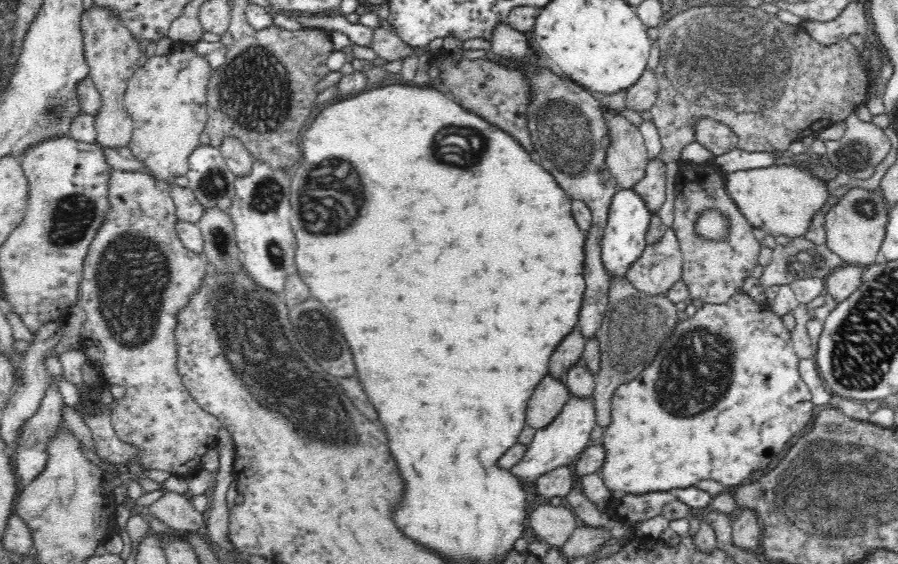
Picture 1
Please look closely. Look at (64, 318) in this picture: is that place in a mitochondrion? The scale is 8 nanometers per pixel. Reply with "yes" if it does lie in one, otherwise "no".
no

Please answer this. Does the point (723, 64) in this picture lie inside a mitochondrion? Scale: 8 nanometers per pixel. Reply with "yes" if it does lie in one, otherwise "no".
yes

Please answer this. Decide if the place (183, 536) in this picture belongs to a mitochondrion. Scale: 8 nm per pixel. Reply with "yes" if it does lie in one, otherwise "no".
no

